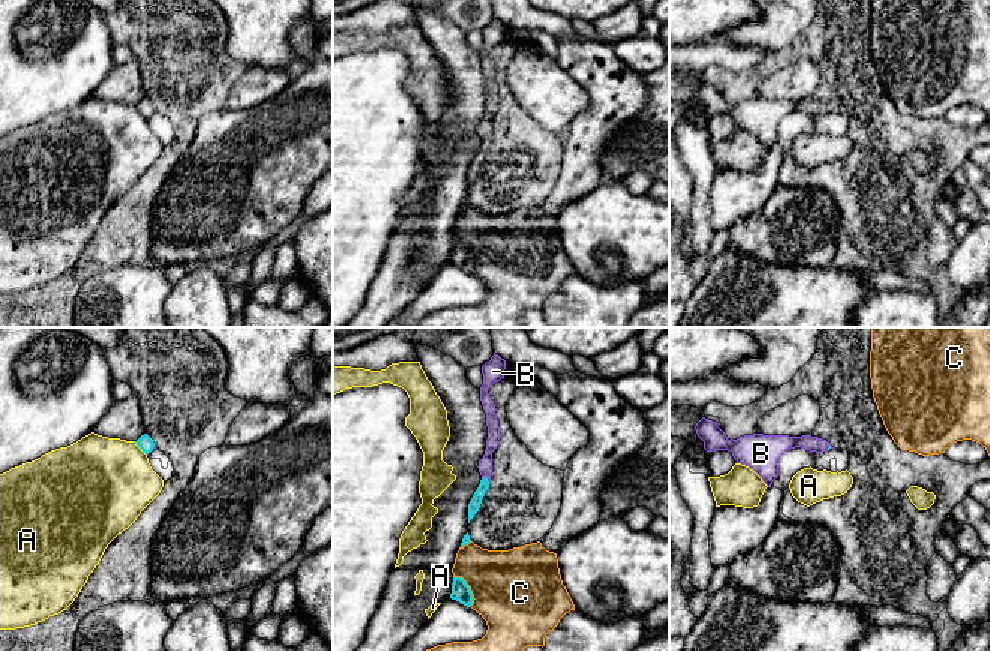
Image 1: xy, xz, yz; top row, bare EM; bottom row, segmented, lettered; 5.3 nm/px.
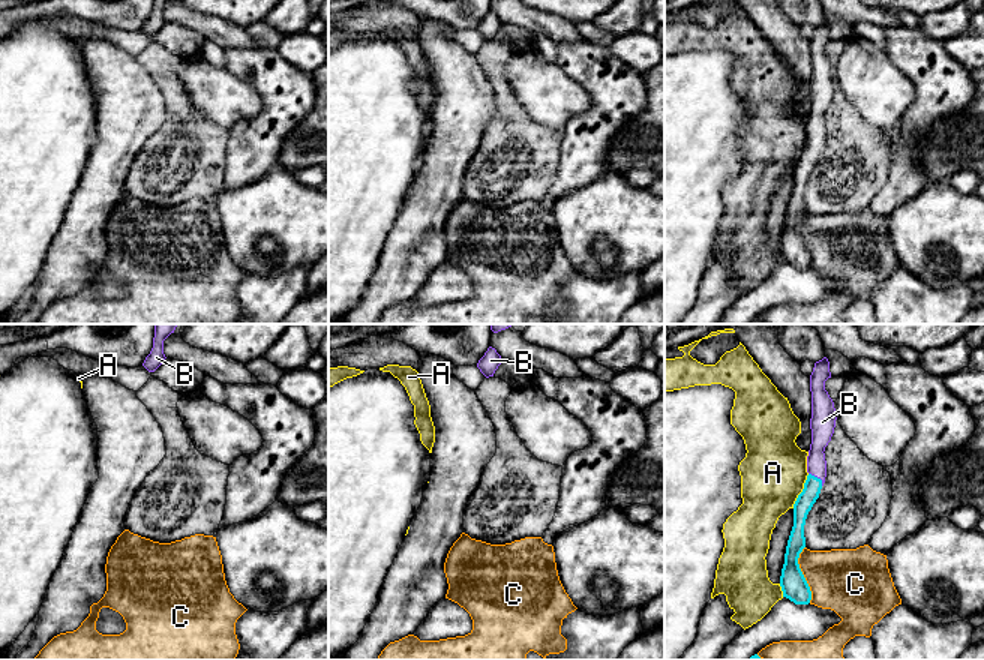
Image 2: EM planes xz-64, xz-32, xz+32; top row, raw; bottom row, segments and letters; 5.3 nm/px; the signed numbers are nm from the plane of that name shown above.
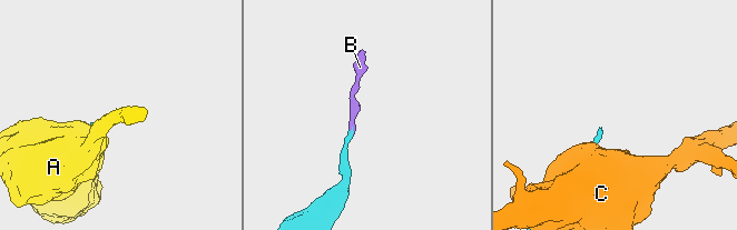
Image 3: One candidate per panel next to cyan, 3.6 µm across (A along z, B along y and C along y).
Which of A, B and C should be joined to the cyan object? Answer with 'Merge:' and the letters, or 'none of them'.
Merge: B

